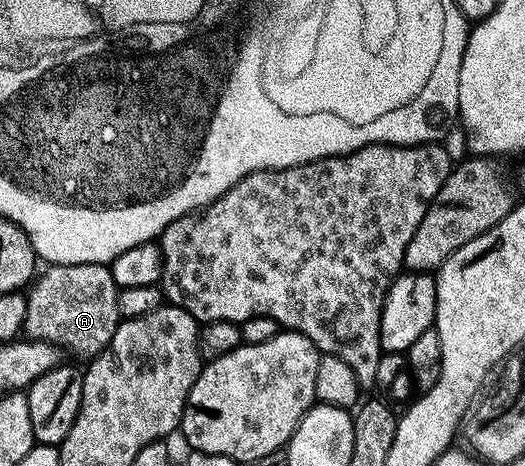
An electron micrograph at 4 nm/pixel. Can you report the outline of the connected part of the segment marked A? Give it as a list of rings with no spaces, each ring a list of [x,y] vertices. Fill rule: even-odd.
[[[59,263],[45,269],[43,275],[41,272],[33,280],[26,295],[25,338],[53,343],[63,352],[71,351],[74,355],[97,357],[108,341],[112,341],[124,318],[118,304],[120,289],[109,266],[105,263]]]

